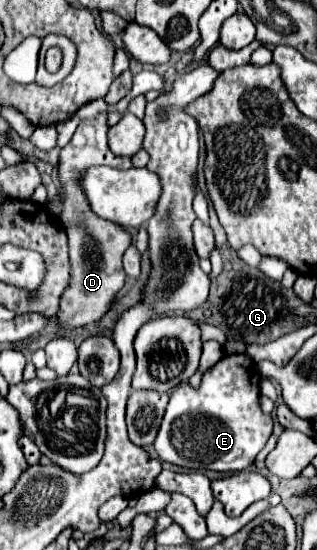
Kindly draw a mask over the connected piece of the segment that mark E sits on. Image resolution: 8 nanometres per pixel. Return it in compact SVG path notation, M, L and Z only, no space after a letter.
M246 353L224 355L212 369L202 375L200 387L194 389L188 383L170 391L166 415L153 446L162 461L188 467L188 469L212 469L212 471L244 471L266 445L272 433L272 415L260 409L260 373Z

